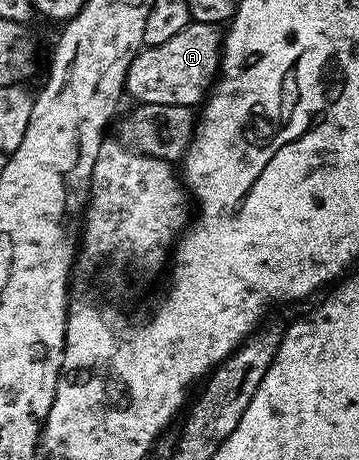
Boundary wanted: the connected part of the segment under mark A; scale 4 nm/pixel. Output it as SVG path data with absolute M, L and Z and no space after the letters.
M191 20L172 39L166 40L159 45L146 45L139 49L135 57L130 58L130 66L126 72L125 92L135 98L137 104L182 104L198 107L205 102L212 86L220 72L220 46L224 36L223 30L217 25L200 23Z

